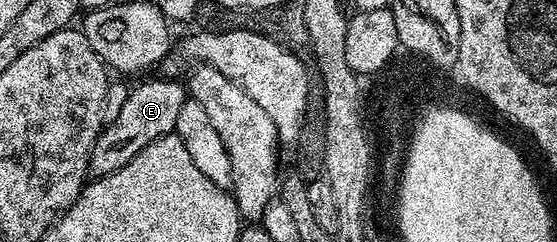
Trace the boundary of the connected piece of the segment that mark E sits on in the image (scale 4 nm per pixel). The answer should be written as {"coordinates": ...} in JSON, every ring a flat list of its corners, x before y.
{"coordinates":[[144,81,124,102,120,105,120,110,116,113,116,118,109,120,104,128,100,130,98,139,94,143,94,147,90,151,90,163,88,164,89,174,93,178,105,177,114,171,118,171,122,167,126,167,126,163,130,163,130,159,134,159,134,155,138,155,138,151,142,151,142,147,146,147,150,143,154,143,154,139,164,137,168,133,175,130,178,123,178,115,182,111,186,100,186,89,183,84,180,85,176,81]]}

